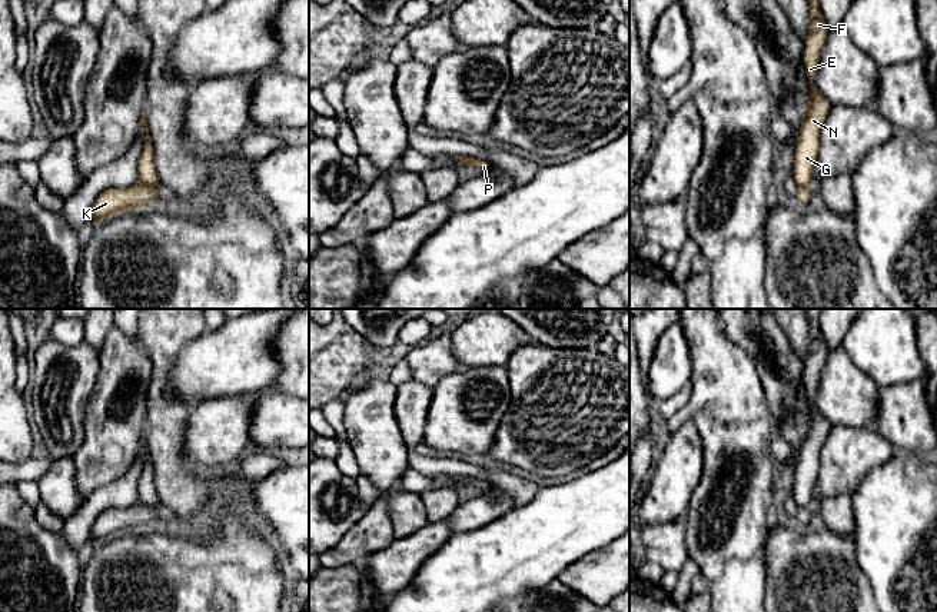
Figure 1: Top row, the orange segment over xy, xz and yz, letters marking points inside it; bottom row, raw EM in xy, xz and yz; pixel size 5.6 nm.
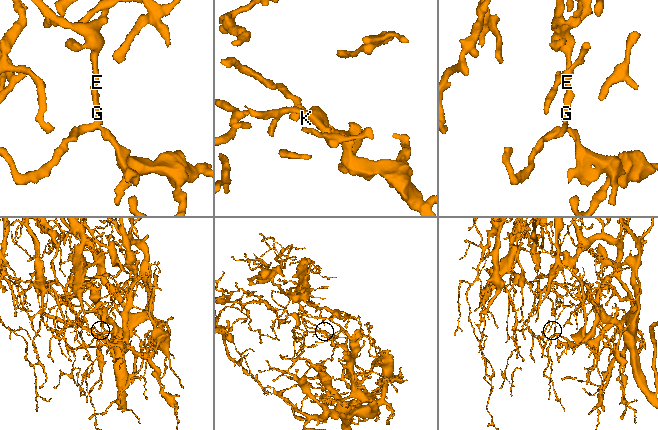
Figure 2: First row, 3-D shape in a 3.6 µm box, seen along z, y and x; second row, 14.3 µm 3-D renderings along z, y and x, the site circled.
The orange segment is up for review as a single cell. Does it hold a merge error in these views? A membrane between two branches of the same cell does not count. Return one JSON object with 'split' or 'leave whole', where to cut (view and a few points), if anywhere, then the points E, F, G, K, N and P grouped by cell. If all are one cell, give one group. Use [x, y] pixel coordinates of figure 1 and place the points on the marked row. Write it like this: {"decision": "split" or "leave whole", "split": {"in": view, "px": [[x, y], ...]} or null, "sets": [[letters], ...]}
{"decision": "split", "split": {"in": "xy", "px": [[140, 182], [150, 188]]}, "sets": [["E", "F", "G", "N", "P"], ["K"]]}

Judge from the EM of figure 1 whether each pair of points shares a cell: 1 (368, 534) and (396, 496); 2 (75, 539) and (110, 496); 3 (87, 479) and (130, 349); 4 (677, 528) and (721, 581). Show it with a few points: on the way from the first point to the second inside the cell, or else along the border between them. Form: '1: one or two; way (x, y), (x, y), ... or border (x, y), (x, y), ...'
1: two; border (386, 494), (386, 511), (395, 536)
2: one; way (77, 528), (99, 504)
3: one; way (103, 446), (103, 408), (116, 382)
4: two; border (685, 512), (685, 546), (688, 556)

